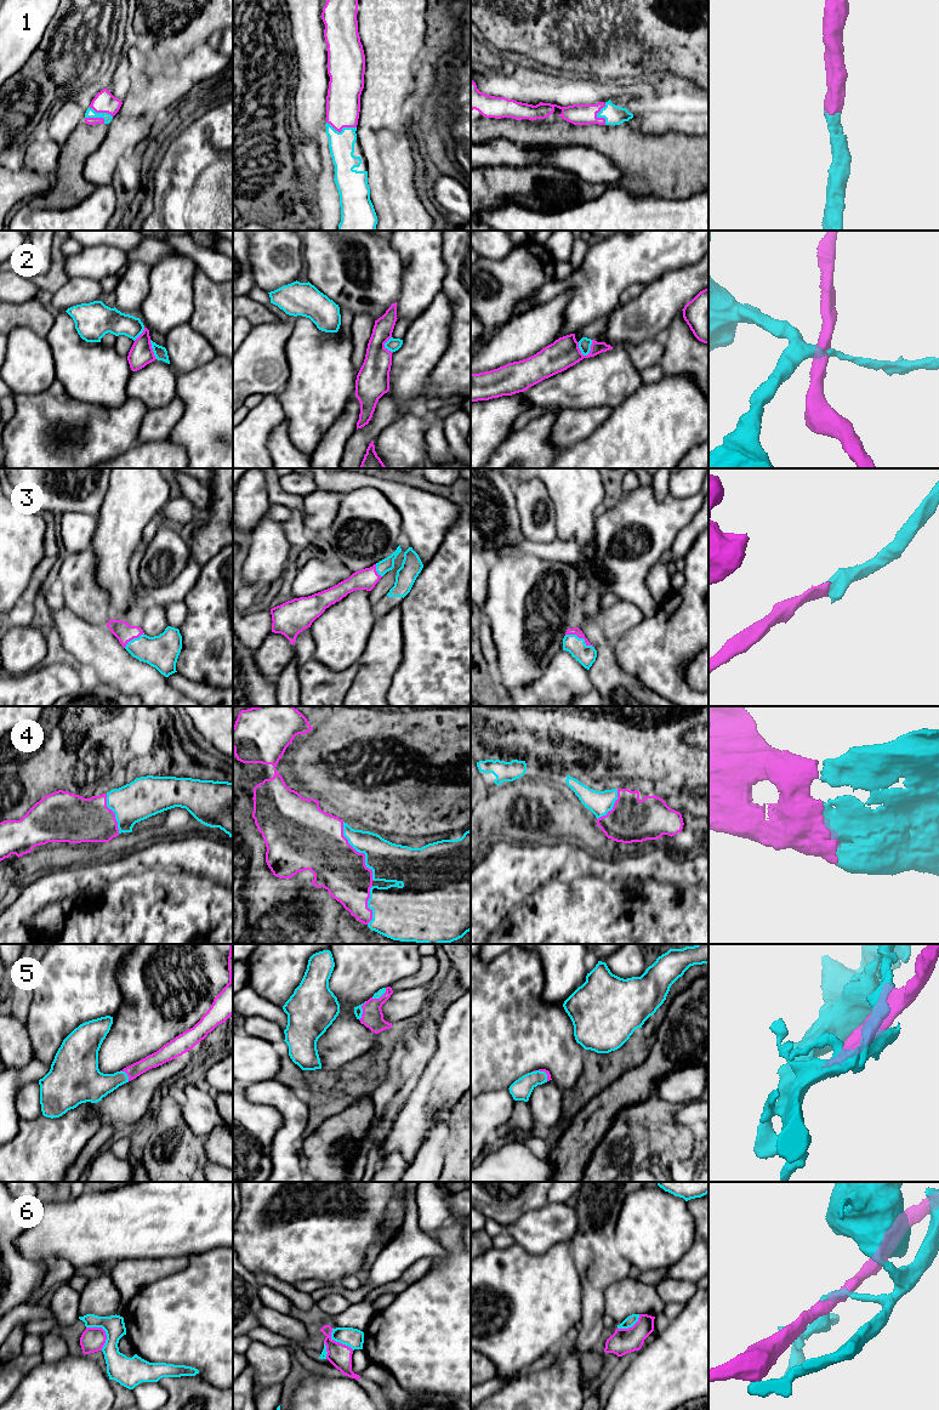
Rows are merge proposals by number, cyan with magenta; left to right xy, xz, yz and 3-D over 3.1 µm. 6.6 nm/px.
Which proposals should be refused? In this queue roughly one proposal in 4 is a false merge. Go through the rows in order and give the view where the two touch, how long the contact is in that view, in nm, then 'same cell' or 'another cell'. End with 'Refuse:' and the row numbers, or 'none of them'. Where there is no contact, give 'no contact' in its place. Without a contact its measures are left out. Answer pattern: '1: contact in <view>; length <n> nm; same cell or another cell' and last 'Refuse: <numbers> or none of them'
1: contact in xz; length 200 nm; same cell
2: contact in yz; length 130 nm; another cell
3: contact in yz; length 200 nm; same cell
4: contact in xz; length 440 nm; same cell
5: contact in xz; length 140 nm; same cell
6: contact in xy; length 190 nm; another cell
Refuse: 2, 6

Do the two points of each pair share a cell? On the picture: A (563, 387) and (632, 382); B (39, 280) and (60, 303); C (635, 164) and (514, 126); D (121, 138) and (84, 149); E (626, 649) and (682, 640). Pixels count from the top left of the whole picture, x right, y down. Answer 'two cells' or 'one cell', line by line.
A: one cell
B: two cells
C: one cell
D: two cells
E: one cell

